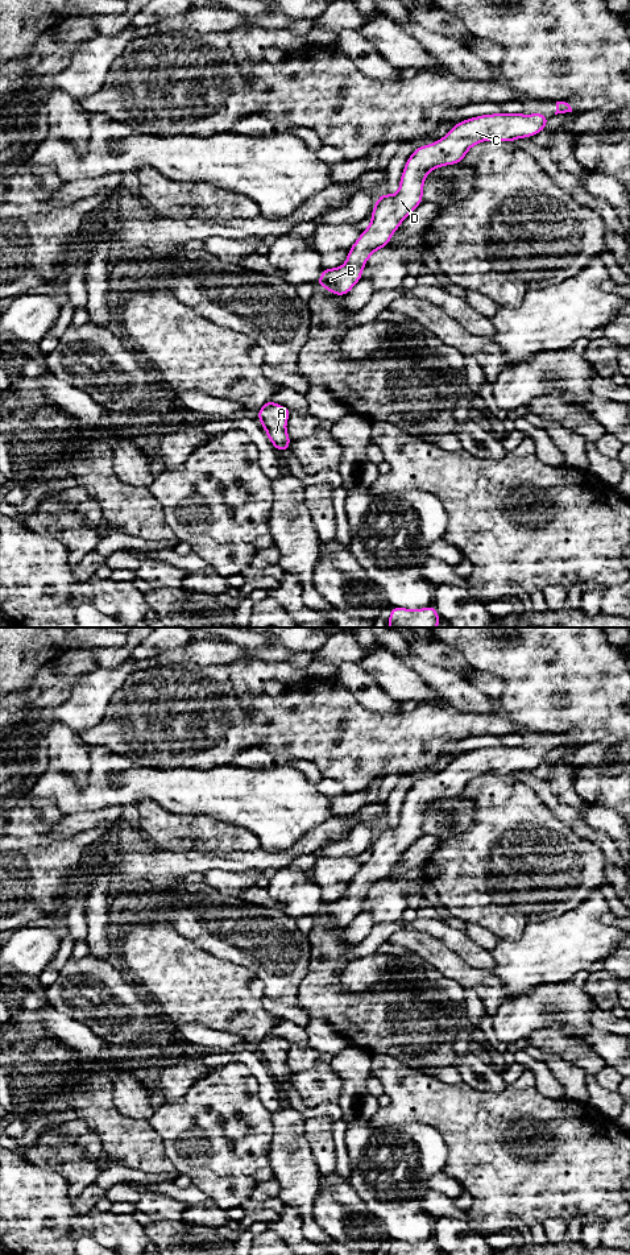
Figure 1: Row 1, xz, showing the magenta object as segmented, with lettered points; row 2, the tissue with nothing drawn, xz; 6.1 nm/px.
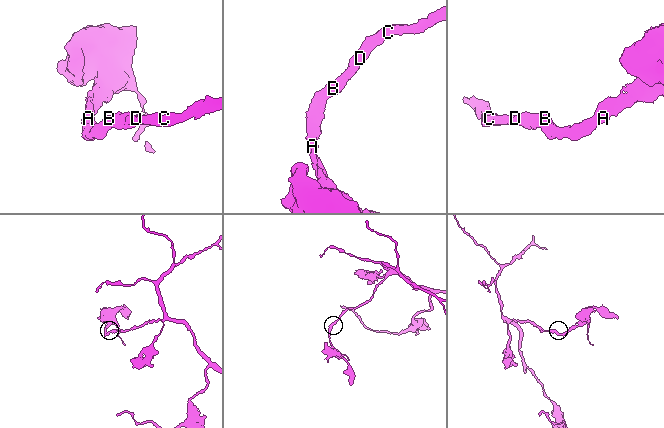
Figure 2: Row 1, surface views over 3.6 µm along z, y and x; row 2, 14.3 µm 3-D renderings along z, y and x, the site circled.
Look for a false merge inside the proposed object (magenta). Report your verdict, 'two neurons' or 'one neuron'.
one neuron

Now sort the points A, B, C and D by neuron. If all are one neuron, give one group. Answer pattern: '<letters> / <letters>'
A B C D

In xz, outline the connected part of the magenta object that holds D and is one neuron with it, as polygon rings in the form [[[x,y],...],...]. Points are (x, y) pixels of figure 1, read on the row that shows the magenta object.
[[[540,112],[481,115],[457,123],[436,142],[416,148],[406,161],[399,191],[394,196],[385,192],[380,195],[372,211],[372,223],[348,250],[345,264],[335,269],[323,269],[316,286],[326,287],[339,297],[352,290],[361,279],[366,260],[377,249],[389,245],[390,237],[405,218],[423,202],[424,178],[430,171],[464,161],[467,152],[481,141],[511,142],[515,138],[535,136],[546,129],[548,119],[550,116]]]

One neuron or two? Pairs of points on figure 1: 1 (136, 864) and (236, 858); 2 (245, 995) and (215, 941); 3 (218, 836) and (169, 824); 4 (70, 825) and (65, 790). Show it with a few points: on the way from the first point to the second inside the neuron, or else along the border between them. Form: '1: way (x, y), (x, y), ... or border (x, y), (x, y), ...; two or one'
1: way (161, 864), (211, 861); one
2: border (198, 945), (220, 959), (244, 965), (253, 973); two
3: way (206, 833), (181, 832); one
4: border (99, 808), (63, 815); two

